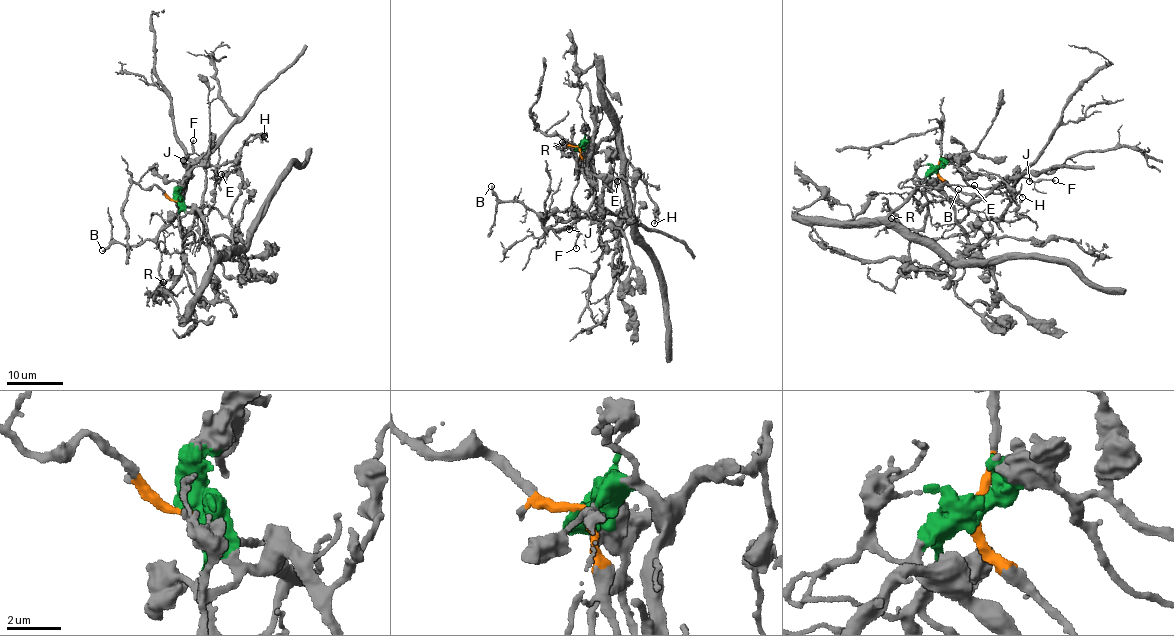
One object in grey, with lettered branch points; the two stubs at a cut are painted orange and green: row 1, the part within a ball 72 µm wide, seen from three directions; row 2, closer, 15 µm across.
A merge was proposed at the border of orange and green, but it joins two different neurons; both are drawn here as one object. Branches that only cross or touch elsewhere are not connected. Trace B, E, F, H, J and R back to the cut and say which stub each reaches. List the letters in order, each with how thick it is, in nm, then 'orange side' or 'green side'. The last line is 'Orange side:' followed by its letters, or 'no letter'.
B: calibre 200 nm; orange side
E: calibre 110 nm; green side
F: calibre 150 nm; orange side
H: calibre 140 nm; green side
J: calibre 110 nm; orange side
R: calibre 160 nm; green side
Orange side: B, F, J

